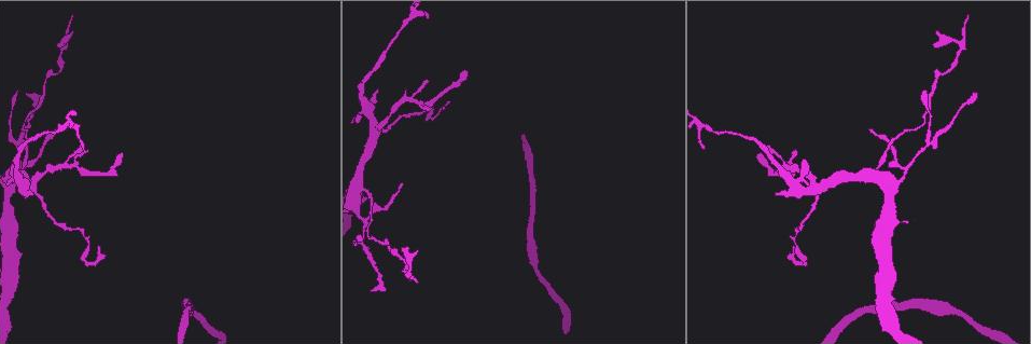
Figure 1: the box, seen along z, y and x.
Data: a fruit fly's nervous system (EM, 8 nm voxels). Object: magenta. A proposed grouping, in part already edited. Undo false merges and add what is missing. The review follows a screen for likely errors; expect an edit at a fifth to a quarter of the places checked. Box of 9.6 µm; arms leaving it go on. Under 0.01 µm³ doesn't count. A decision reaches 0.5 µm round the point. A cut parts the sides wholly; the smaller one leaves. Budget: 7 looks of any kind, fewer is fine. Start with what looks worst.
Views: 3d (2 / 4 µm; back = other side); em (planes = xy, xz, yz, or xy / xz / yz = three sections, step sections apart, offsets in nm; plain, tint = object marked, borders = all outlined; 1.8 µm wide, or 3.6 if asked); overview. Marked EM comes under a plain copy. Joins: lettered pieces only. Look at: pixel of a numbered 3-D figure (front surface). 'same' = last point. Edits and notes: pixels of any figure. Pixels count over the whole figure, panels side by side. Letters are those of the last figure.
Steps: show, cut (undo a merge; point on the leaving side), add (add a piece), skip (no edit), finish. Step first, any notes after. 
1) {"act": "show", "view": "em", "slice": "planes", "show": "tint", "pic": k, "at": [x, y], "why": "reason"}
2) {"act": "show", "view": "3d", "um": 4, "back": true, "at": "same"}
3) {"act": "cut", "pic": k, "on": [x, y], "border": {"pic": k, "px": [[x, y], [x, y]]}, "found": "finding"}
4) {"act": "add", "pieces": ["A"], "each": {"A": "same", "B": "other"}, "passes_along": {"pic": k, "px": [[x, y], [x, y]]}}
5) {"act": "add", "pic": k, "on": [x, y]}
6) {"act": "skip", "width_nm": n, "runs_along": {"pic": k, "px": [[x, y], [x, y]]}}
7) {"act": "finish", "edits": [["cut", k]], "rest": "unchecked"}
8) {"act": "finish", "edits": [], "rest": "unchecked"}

{"act": "show", "view": "em", "um": 3.6, "slice": "yz", "step": 4, "show": "borders", "pic": 1, "at": [375, 130]}

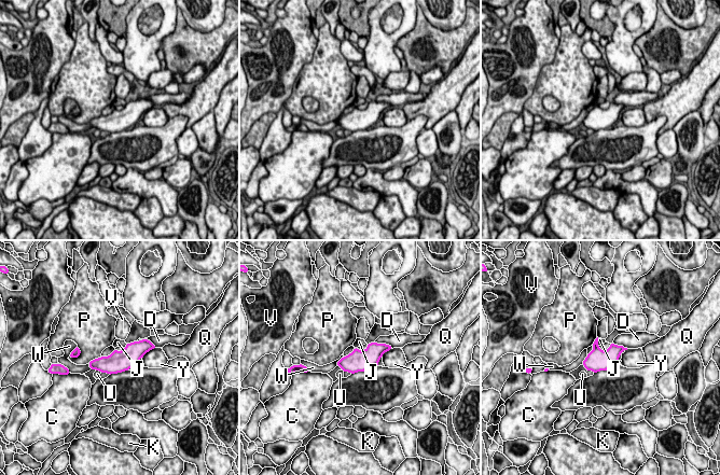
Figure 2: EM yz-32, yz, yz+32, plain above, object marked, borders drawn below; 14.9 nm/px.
{"act": "skip", "width_nm": 320, "each": {"C": "other", "D": "other", "J": "other", "K": "other", "P": "other", "Q": "other", "U": "other", "V": "other", "W": "other", "Y": "other"}, "border": {"pic": 2, "px": [[610, 344], [605, 350], [598, 348]]}, "found": "all the same neuron"}

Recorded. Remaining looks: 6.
{"act": "show", "view": "em", "slice": "planes", "show": "borders", "pic": 1, "at": [795, 246], "why": "long arm stops here"}

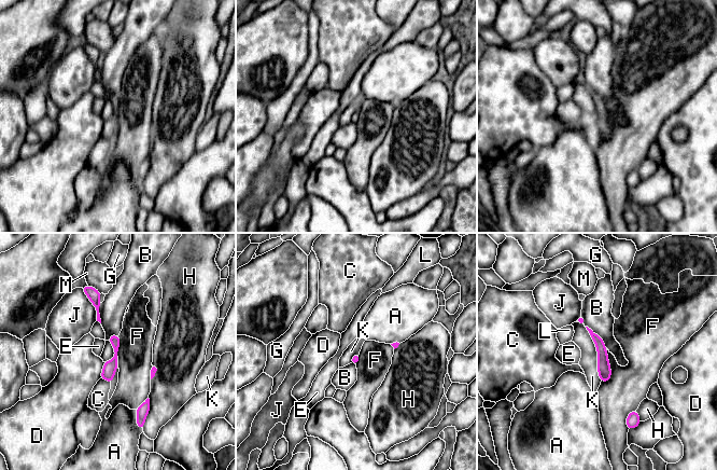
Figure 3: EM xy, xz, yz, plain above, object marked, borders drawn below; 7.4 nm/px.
{"act": "skip", "each": {"A": "other", "B": "other", "C": "other", "D": "other", "E": "other", "F": "other", "G": "other", "H": "other", "J": "other", "K": "other", "L": "other", "M": "other"}, "runs_along": {"pic": 3, "px": [[580, 319], [600, 344], [605, 378]]}, "found": "none of them fits"}

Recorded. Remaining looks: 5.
{"act": "show", "view": "em", "slice": "xy", "step": 4, "show": "tint", "pic": 1, "at": [367, 191], "why": "calibre changes"}

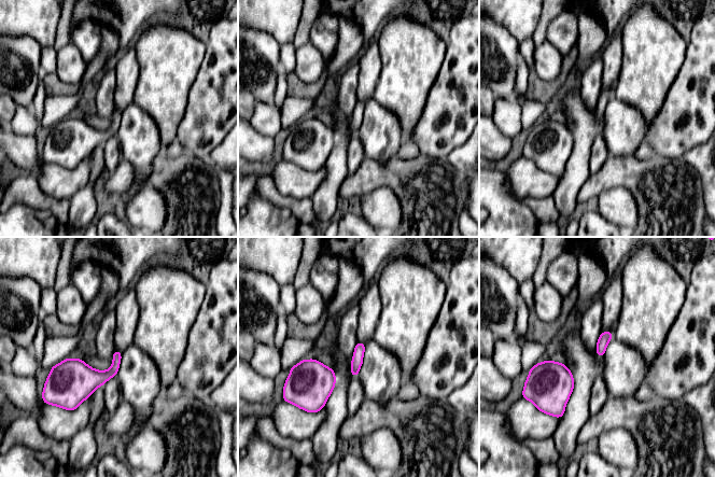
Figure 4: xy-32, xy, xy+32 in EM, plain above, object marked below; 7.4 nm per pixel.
{"act": "show", "view": "em", "slice": "planes", "show": "tint", "at": "same"}

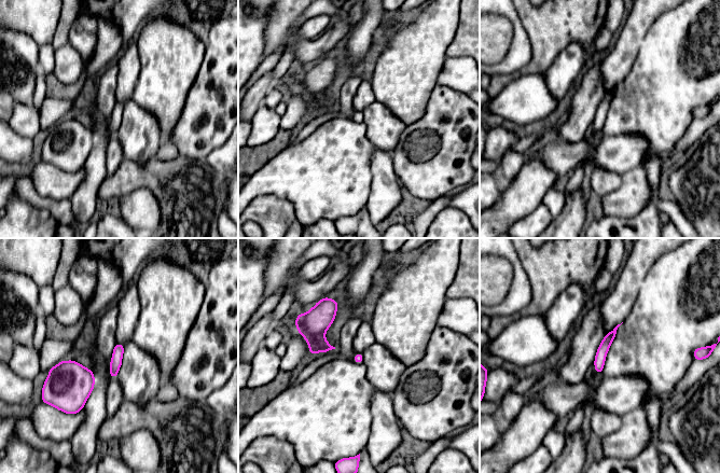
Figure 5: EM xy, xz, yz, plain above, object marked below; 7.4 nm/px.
{"act": "show", "view": "em", "slice": "planes", "show": "borders", "at": "same"}

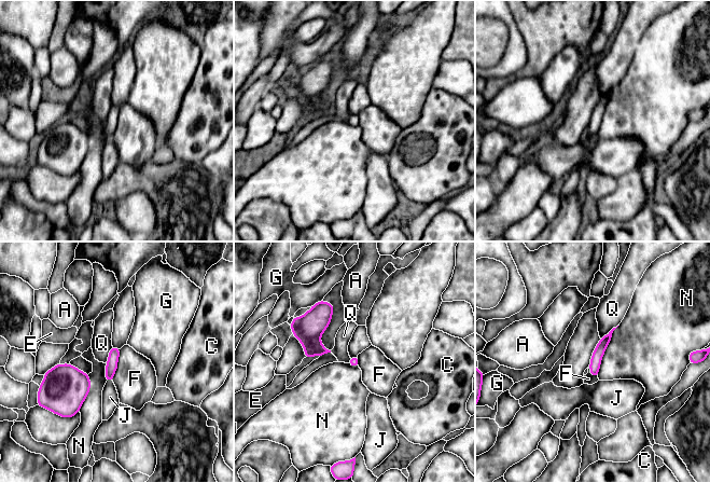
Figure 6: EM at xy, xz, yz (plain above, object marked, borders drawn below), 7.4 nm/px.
{"act": "skip", "each": {"A": "other", "C": "other", "E": "other", "F": "other", "G": "other", "J": "other", "N": "other", "Q": "other"}, "runs_along": {"pic": 6, "px": [[608, 337], [597, 355], [594, 373]]}, "found": "one neuron here"}

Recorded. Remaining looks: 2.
{"act": "finish", "edits": [], "rest": "unchecked"}

